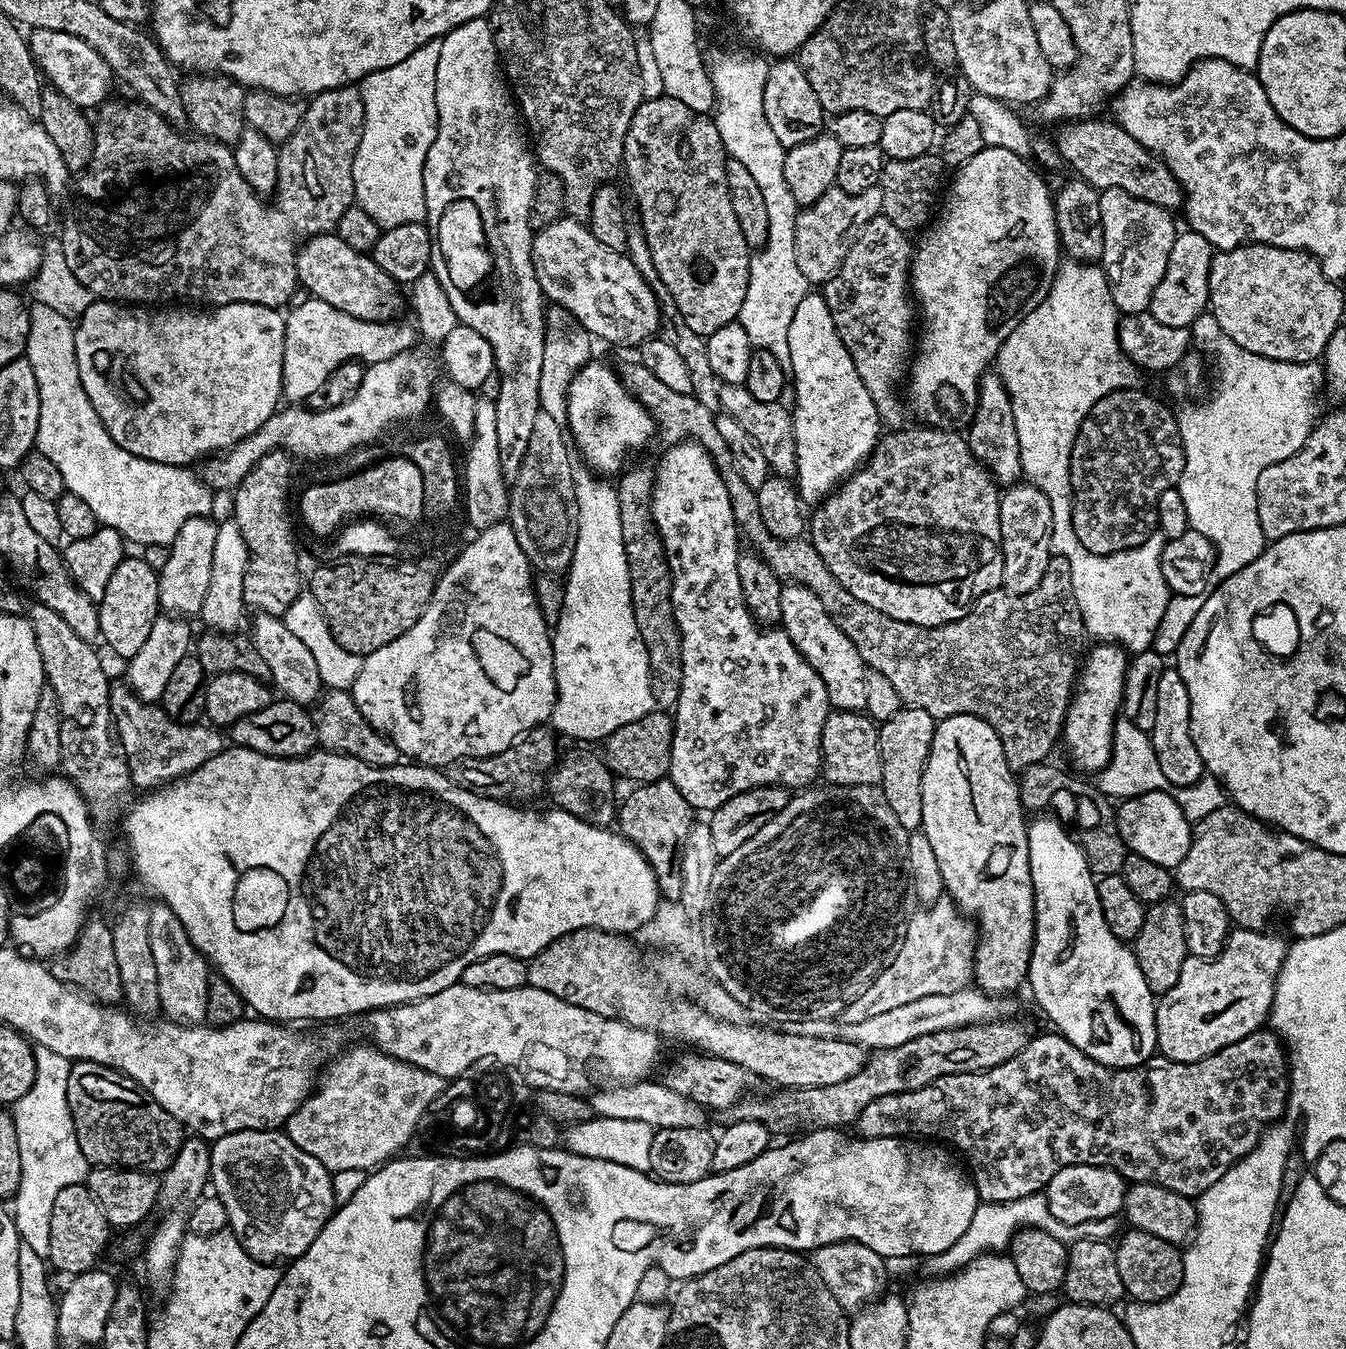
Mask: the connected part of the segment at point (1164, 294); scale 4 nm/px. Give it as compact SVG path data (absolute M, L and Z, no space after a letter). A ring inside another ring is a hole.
M1184 230L1177 235L1174 246L1170 246L1170 258L1166 262L1166 274L1162 282L1154 286L1154 298L1148 311L1162 326L1188 328L1199 316L1205 315L1208 308L1208 287L1210 286L1210 262L1214 249L1202 234Z

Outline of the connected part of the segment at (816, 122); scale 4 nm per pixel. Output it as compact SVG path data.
M780 58L769 67L762 106L766 114L766 122L770 130L774 130L774 138L778 138L778 142L786 150L802 142L810 142L810 138L825 131L824 107L818 102L818 94L814 94L814 86L810 86L802 66L795 59Z

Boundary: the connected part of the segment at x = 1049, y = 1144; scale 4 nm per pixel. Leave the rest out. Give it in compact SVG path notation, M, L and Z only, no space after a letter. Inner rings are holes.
M1048 1030L1045 1036L1033 1035L1029 1039L1028 1045L1022 1050L1018 1050L1018 1054L1014 1054L1014 1058L993 1068L987 1068L984 1072L963 1072L962 1074L939 1076L934 1082L930 1082L918 1090L886 1094L882 1098L874 1098L874 1102L870 1102L870 1106L866 1106L862 1110L862 1114L858 1114L854 1132L861 1140L877 1140L891 1136L924 1137L935 1138L937 1141L951 1146L966 1161L967 1167L970 1169L972 1183L976 1185L976 1195L986 1204L1005 1204L1011 1200L1043 1193L1047 1189L1050 1178L1054 1178L1054 1174L1058 1174L1058 1170L1075 1164L1106 1166L1114 1169L1118 1175L1124 1177L1125 1181L1156 1183L1158 1186L1176 1191L1180 1195L1199 1198L1206 1190L1210 1190L1210 1186L1214 1186L1214 1182L1218 1182L1218 1178L1222 1178L1222 1174L1226 1174L1226 1170L1230 1170L1230 1166L1234 1166L1243 1156L1254 1150L1254 1146L1260 1141L1260 1135L1269 1124L1275 1124L1283 1117L1284 1107L1288 1101L1288 1074L1287 1051L1280 1037L1271 1030L1257 1030L1246 1034L1246 1038L1226 1046L1221 1052L1215 1052L1194 1062L1174 1062L1156 1054L1151 1060L1140 1064L1137 1068L1107 1068L1104 1064L1094 1062L1094 1058L1082 1054L1082 1050L1078 1050L1078 1046L1074 1046L1065 1036Z

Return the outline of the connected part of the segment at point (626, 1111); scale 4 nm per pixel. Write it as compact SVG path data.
M655 1079L635 1082L616 1082L611 1086L600 1086L591 1093L592 1110L595 1115L606 1118L630 1118L632 1122L646 1122L652 1129L657 1128L702 1128L705 1127L705 1109L690 1098L677 1094L664 1083Z

